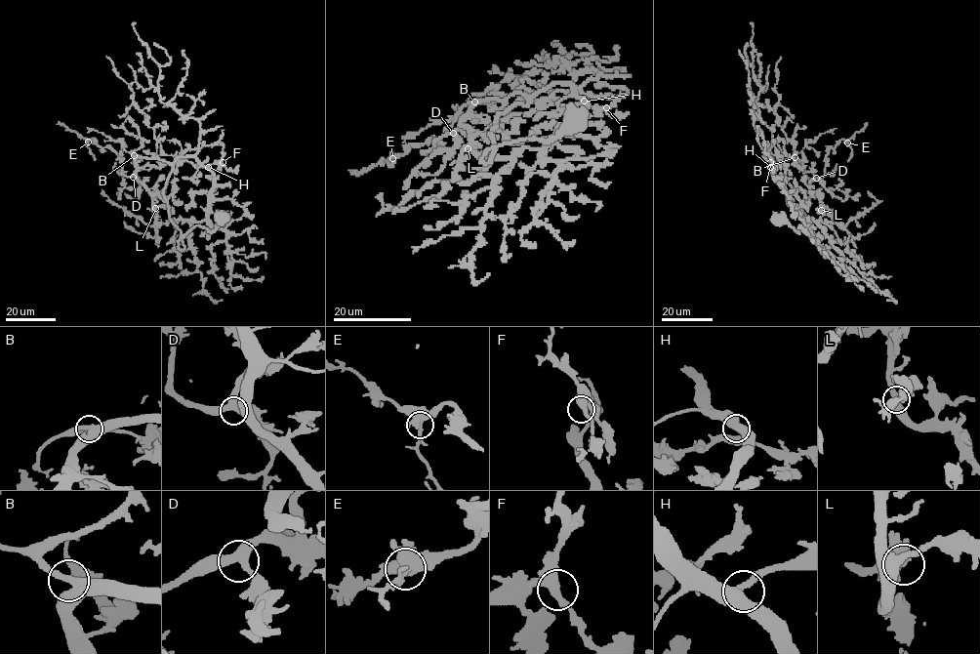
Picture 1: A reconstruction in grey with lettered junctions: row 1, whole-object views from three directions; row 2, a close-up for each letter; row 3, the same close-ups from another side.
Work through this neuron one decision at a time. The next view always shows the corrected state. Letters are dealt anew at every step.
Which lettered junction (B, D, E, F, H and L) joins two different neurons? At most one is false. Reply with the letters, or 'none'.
none

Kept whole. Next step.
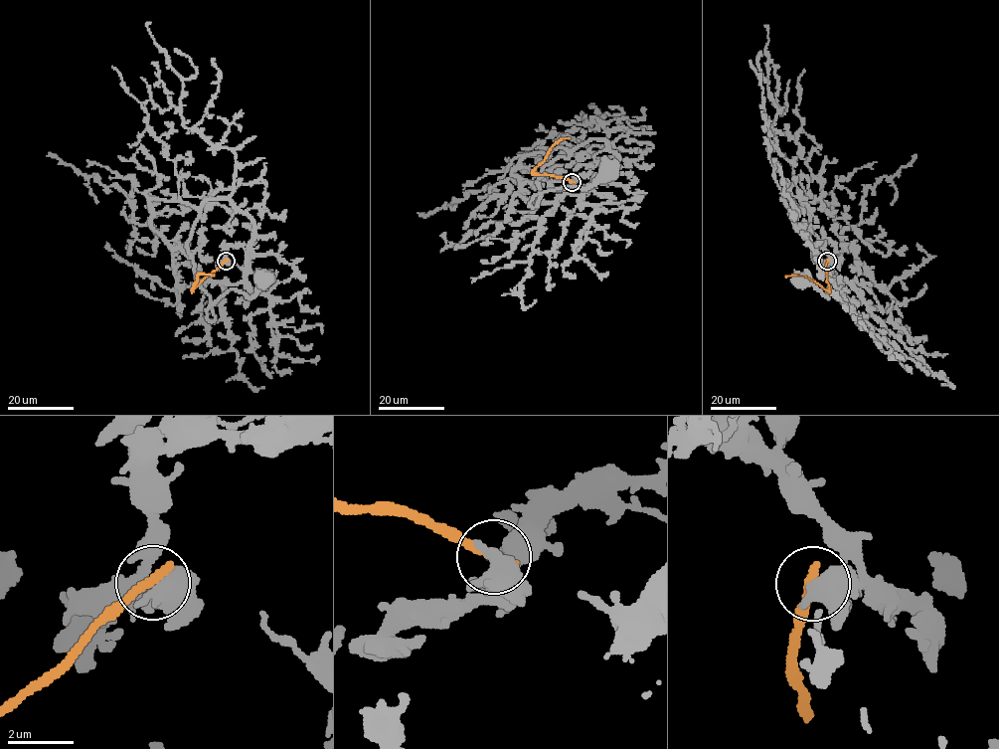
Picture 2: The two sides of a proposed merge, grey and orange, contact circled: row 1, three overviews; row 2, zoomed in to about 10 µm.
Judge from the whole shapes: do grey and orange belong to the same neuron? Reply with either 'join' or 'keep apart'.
keep apart

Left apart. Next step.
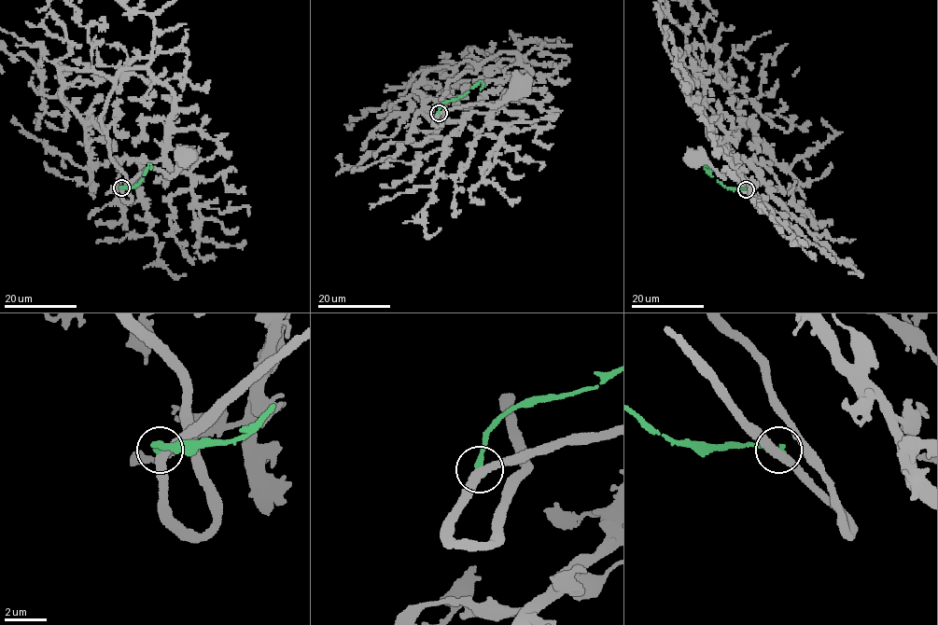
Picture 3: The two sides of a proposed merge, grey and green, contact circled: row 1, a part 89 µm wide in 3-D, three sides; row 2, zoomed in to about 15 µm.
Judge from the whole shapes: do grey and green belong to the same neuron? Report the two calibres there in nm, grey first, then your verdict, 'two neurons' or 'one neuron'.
380 nm thick on the grey side, 280 nm on the other; two neurons

